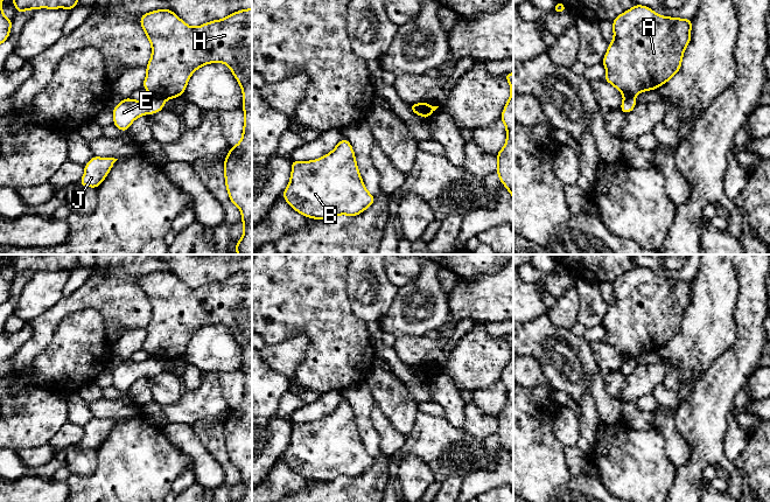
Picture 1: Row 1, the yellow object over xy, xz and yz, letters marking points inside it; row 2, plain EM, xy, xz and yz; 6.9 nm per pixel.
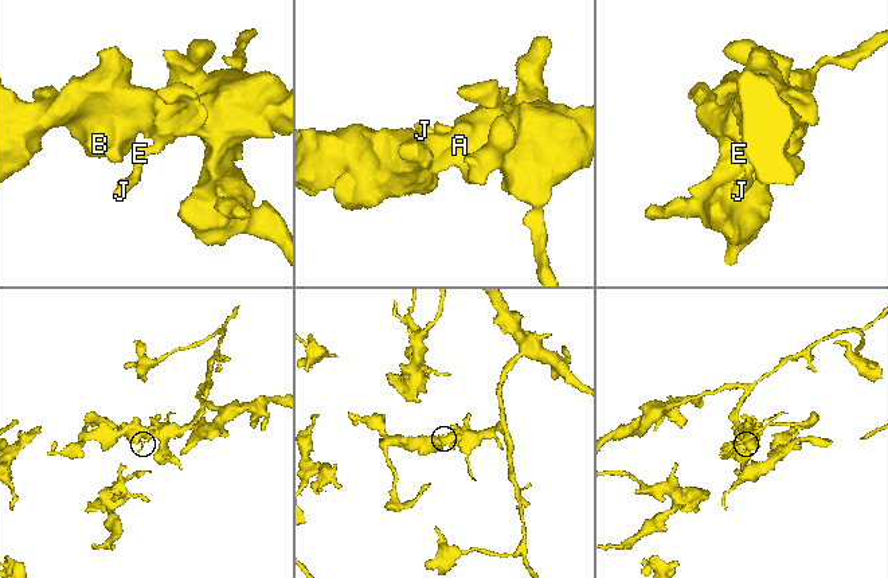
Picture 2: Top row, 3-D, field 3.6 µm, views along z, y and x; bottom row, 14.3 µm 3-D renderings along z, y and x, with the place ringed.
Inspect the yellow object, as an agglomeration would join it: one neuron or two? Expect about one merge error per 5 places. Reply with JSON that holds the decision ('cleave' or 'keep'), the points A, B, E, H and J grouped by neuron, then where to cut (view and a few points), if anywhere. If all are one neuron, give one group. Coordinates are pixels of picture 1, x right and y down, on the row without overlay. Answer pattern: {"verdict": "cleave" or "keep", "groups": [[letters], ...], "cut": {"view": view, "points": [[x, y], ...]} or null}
{"verdict": "cleave", "groups": [["A", "B", "H"], ["E", "J"]], "cut": {"view": "xy", "points": [[151, 356], [163, 362]]}}

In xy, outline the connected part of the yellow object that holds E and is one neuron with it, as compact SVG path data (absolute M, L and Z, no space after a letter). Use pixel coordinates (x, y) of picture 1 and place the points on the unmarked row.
M150 357L144 362L124 360L113 371L113 386L120 392L128 392L131 385L144 376L153 376L163 371L164 362Z

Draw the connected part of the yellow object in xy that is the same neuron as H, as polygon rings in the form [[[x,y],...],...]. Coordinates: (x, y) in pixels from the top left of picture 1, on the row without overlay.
[[[252,270],[240,271],[222,281],[190,288],[172,271],[141,277],[140,286],[152,306],[142,349],[162,362],[183,356],[190,337],[201,328],[220,323],[229,328],[243,353],[244,390],[242,402],[224,421],[225,447],[230,462],[240,470],[244,495],[239,502],[252,502]]]

